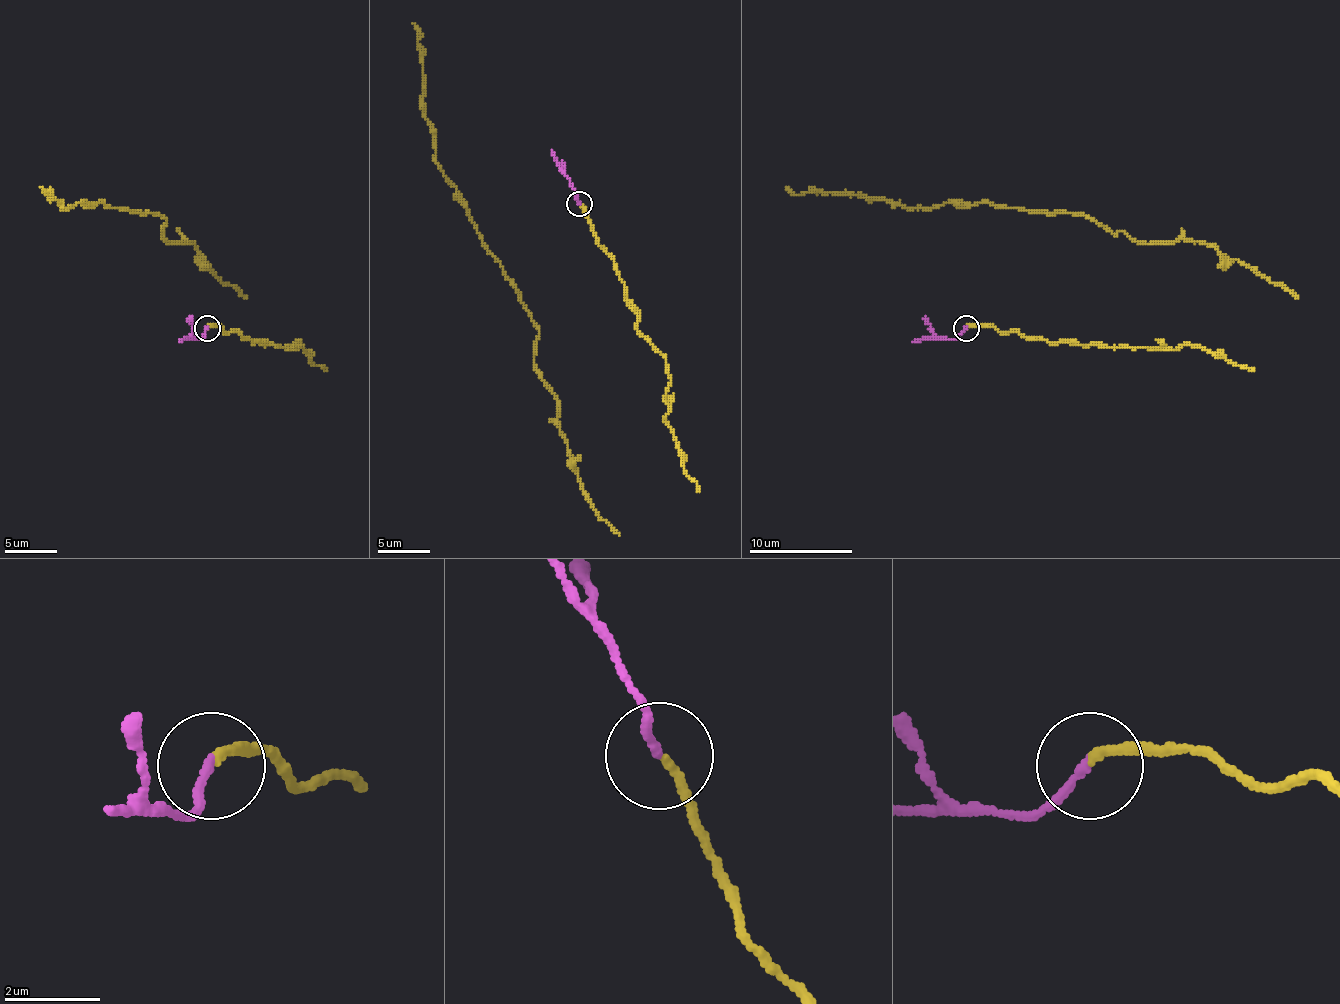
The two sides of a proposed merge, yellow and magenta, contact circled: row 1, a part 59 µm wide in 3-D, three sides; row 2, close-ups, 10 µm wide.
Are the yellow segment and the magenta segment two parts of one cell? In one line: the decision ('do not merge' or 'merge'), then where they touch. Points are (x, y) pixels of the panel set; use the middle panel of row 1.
merge; at (579, 204)

